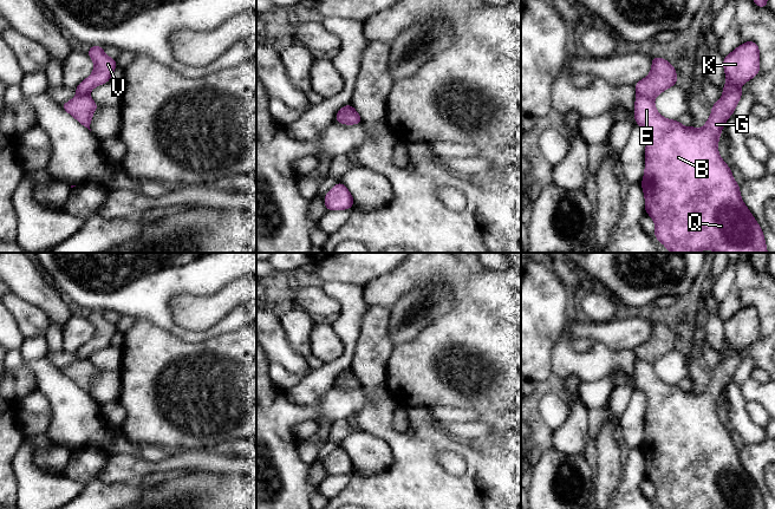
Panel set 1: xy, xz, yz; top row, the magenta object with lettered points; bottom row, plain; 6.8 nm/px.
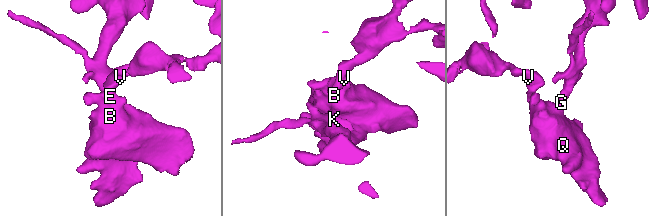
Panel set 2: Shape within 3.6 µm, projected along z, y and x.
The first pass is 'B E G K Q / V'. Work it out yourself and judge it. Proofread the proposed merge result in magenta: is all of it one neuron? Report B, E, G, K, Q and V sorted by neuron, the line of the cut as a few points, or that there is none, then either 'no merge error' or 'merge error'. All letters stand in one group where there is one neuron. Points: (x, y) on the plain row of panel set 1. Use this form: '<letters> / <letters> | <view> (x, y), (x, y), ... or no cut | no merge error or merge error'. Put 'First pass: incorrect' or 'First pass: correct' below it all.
B E G K Q / V | yz (638, 358), (652, 364) | merge error
First pass: correct

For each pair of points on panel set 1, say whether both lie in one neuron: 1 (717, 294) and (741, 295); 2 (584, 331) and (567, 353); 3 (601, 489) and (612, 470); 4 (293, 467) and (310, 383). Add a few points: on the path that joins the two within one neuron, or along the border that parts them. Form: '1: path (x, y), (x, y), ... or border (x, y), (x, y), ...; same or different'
1: border (736, 268), (733, 287), (718, 304); different
2: border (564, 328), (572, 337); different
3: path (605, 484), (607, 475); same
4: border (329, 390), (317, 405), (297, 404), (281, 391); different

